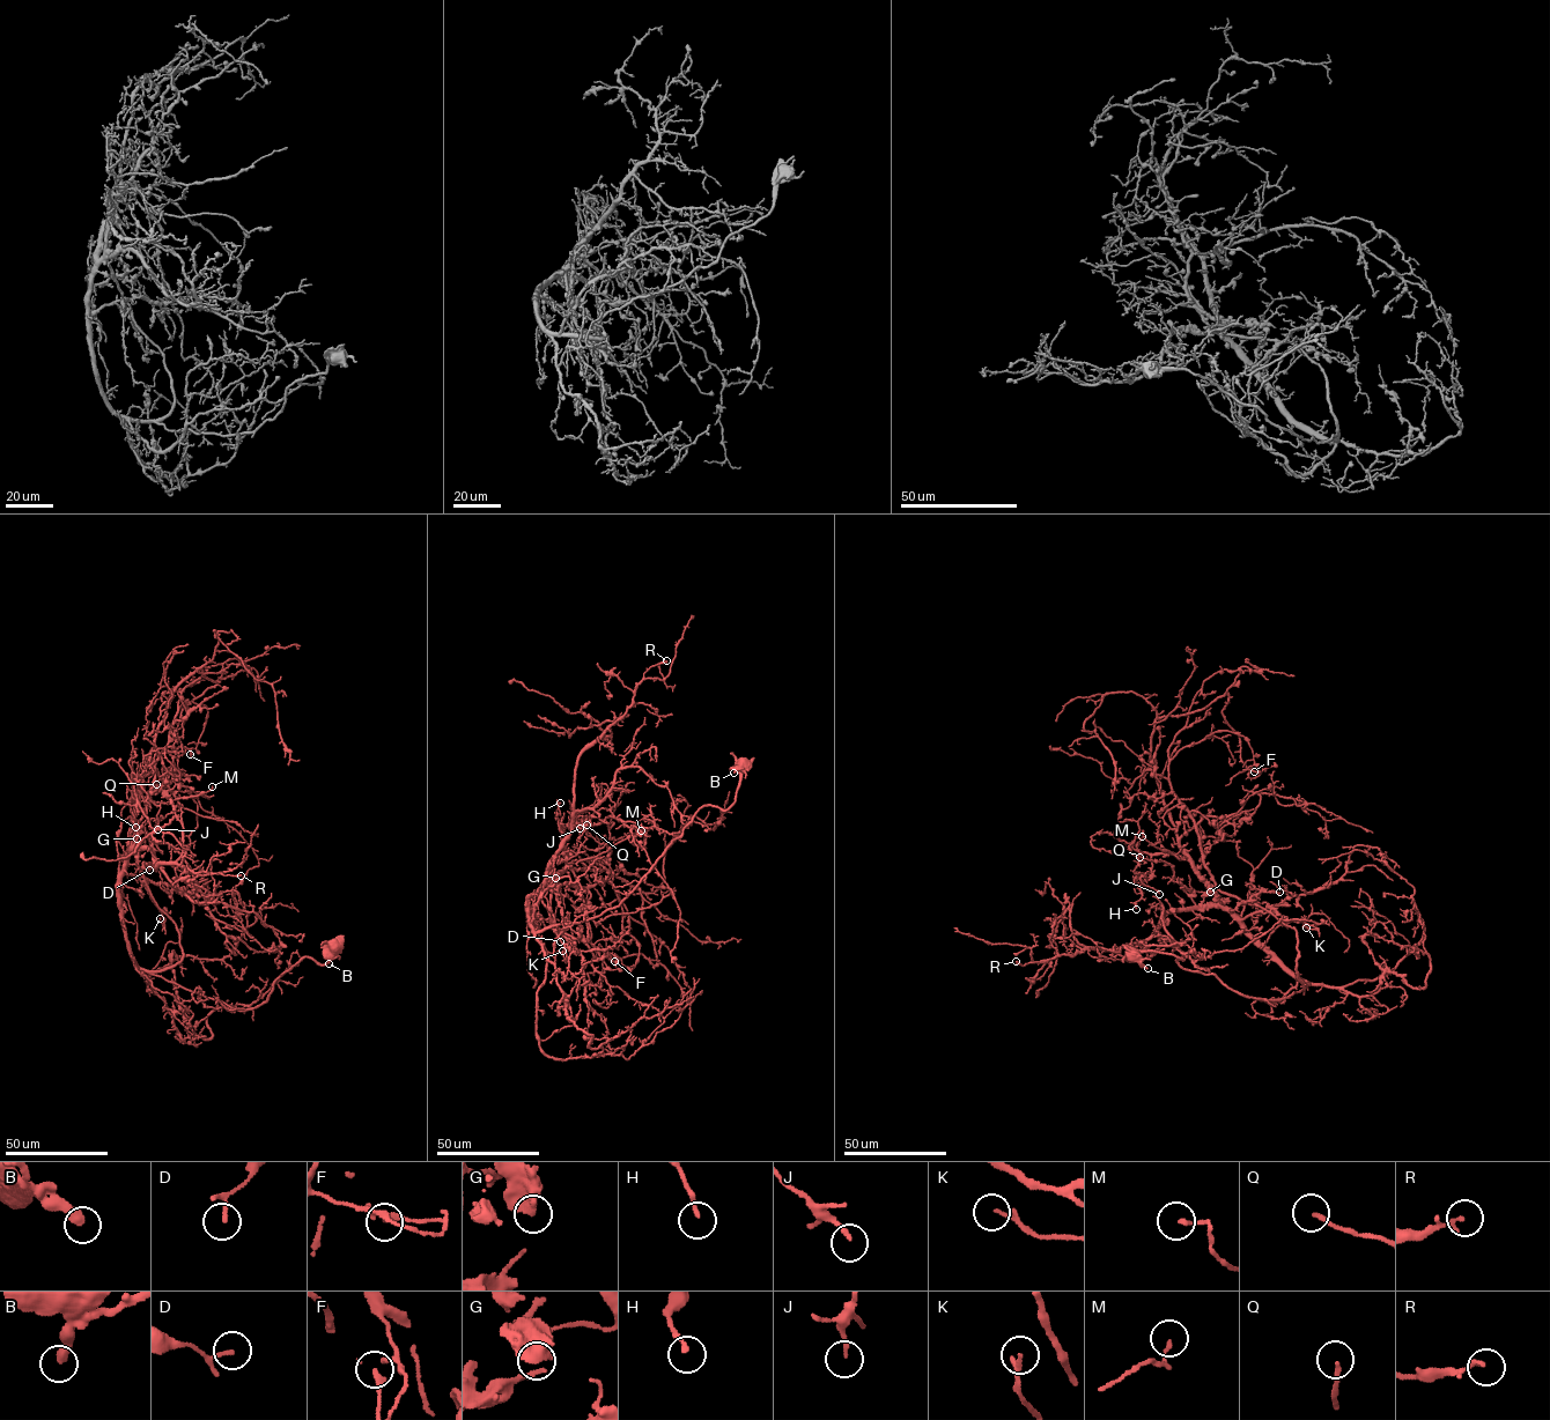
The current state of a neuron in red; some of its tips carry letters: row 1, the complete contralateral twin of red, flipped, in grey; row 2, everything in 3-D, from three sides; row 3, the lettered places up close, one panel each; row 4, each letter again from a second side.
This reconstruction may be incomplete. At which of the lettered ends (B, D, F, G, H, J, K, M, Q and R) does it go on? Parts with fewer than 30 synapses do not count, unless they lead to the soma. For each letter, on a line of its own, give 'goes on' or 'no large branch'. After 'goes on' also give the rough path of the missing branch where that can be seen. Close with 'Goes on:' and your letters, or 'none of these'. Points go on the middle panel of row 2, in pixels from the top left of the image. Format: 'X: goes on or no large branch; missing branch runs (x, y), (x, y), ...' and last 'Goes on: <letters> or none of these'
B: no large branch
D: no large branch
F: no large branch
G: no large branch
H: no large branch
J: no large branch
K: no large branch
M: no large branch
Q: no large branch
R: no large branch
Goes on: none of these

